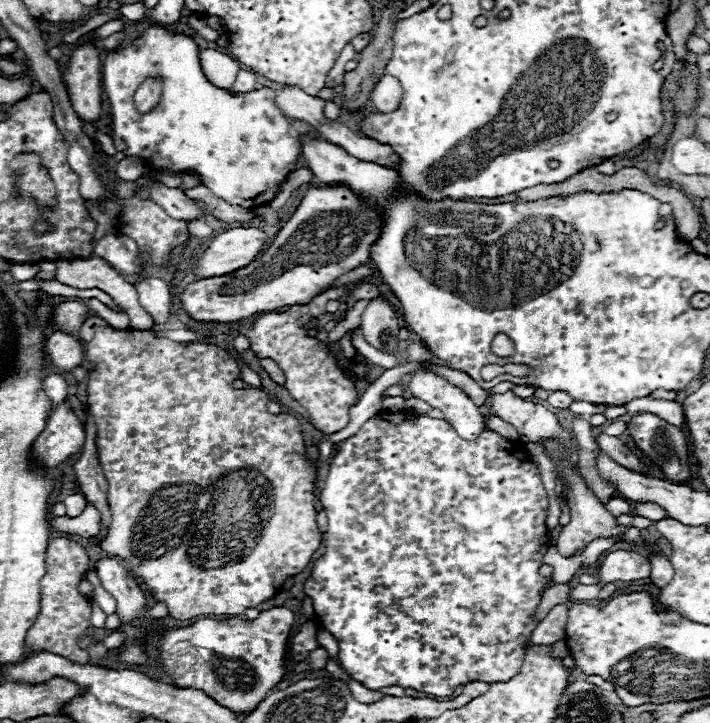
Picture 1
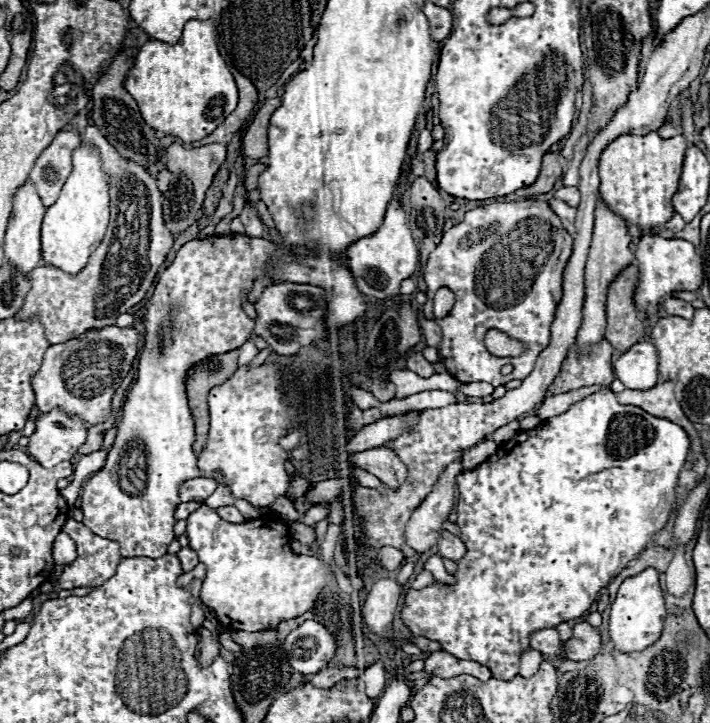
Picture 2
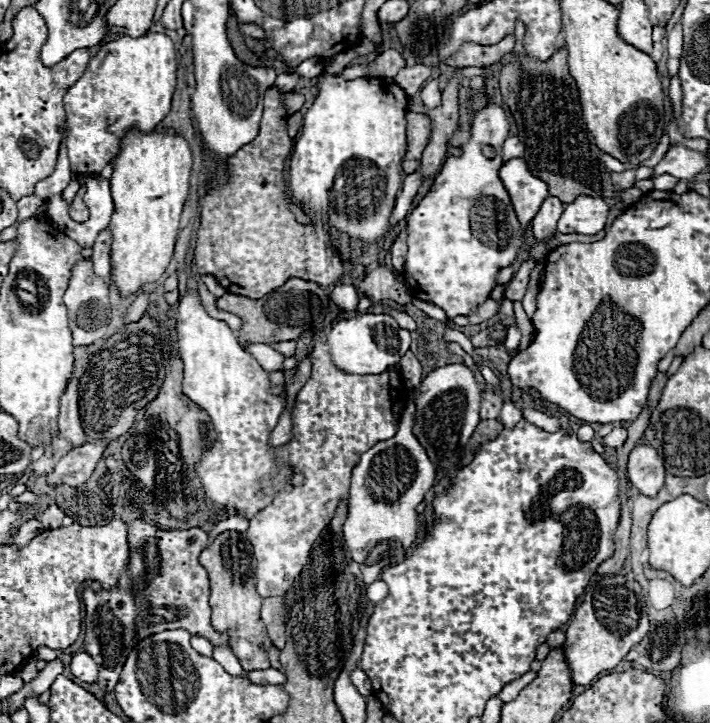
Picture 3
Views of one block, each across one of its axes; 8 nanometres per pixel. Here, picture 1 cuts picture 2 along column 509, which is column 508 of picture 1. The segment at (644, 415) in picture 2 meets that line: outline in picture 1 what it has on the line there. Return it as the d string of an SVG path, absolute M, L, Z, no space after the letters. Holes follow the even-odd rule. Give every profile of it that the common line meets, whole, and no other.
M380 412L354 436L344 440L330 462L320 502L328 518L328 530L324 534L326 552L316 560L312 574L304 584L304 592L312 598L320 626L338 640L338 660L352 680L360 682L368 690L402 686L434 696L450 696L458 686L470 684L472 680L492 684L510 680L516 672L520 672L528 652L528 640L538 624L534 614L550 582L550 578L538 574L542 556L548 550L548 496L542 486L538 466L528 460L520 442L508 442L490 430L484 430L476 440L464 440L446 420L418 416L412 412Z

